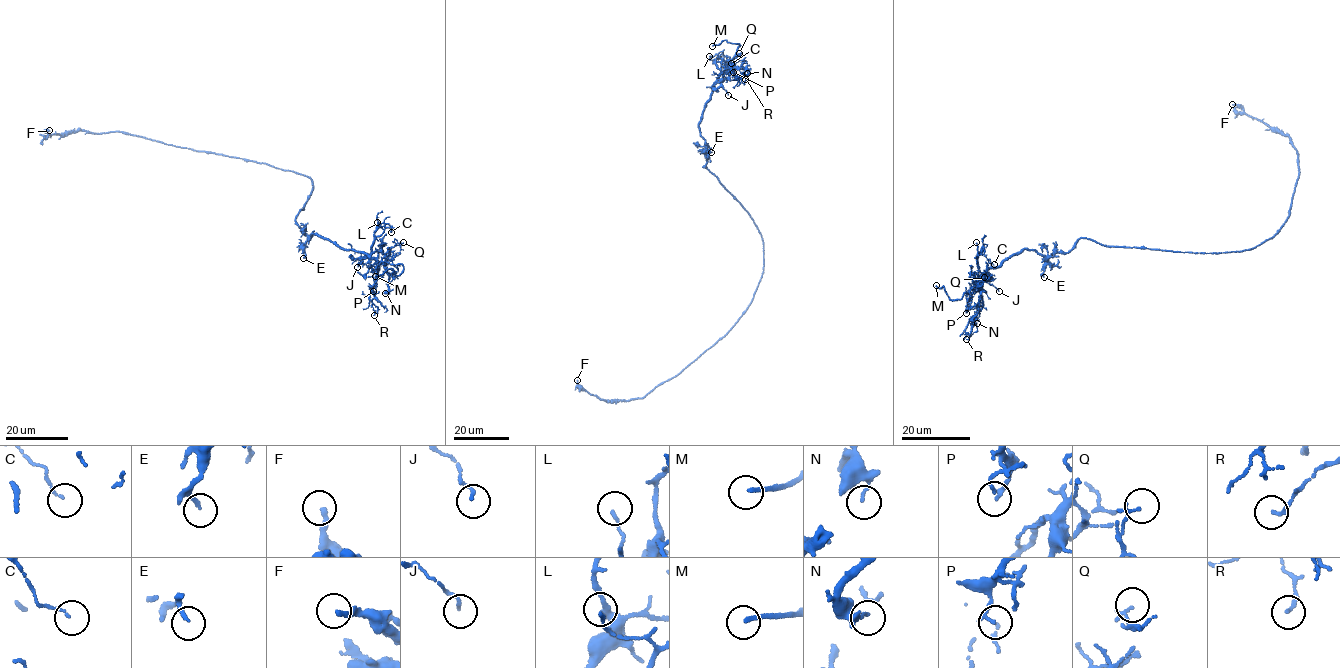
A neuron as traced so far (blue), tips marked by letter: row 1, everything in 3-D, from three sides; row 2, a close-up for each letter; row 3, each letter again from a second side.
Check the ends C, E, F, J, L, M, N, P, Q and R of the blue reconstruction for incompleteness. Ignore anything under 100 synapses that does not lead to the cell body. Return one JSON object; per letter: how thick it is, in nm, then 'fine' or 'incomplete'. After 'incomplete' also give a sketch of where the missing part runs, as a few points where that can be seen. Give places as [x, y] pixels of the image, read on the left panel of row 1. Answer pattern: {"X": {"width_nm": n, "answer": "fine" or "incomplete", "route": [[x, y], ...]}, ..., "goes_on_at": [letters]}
{"C": {"width_nm": 100, "answer": "fine"}, "E": {"width_nm": 140, "answer": "fine"}, "F": {"width_nm": 240, "answer": "fine"}, "J": {"width_nm": 130, "answer": "fine"}, "L": {"width_nm": 120, "answer": "fine"}, "M": {"width_nm": 190, "answer": "incomplete", "route": [[375, 276], [352, 280], [349, 275], [358, 269], [371, 251], [375, 257], [372, 256]]}, "N": {"width_nm": 110, "answer": "fine"}, "P": {"width_nm": 140, "answer": "fine"}, "Q": {"width_nm": 150, "answer": "fine"}, "R": {"width_nm": 130, "answer": "fine"}, "goes_on_at": ["M"]}

